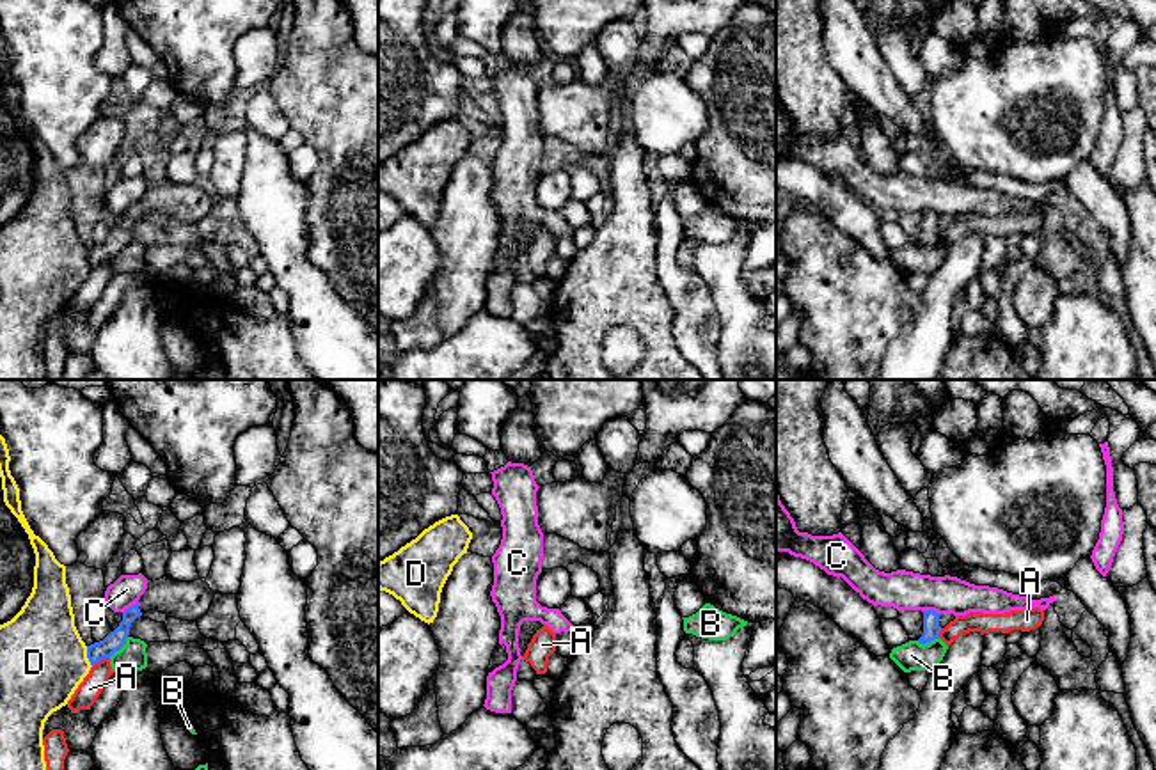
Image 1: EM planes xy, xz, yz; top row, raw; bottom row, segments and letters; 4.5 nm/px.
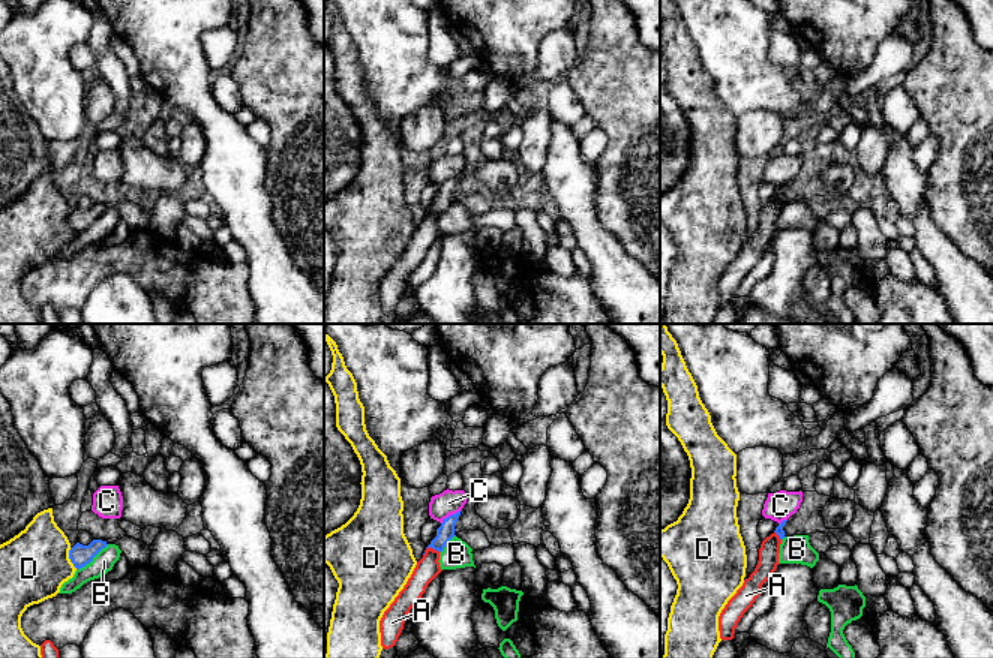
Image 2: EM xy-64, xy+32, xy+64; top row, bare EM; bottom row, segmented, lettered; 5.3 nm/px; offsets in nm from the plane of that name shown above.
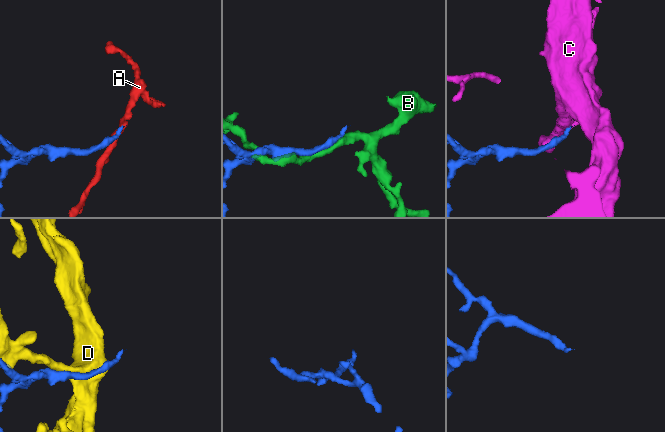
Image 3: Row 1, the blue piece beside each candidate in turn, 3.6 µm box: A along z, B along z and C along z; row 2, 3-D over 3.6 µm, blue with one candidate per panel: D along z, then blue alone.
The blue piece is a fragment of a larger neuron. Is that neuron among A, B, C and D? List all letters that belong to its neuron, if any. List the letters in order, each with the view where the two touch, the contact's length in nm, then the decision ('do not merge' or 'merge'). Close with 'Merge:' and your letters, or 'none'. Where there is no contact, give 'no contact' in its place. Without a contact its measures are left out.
A: meets blue in xy; contact 90 nm long; do not merge
B: meets blue in xy; contact 130 nm long; do not merge
C: meets blue in yz; contact 90 nm long; do not merge
D: meets blue in xy; contact 100 nm long; do not merge
Merge: none

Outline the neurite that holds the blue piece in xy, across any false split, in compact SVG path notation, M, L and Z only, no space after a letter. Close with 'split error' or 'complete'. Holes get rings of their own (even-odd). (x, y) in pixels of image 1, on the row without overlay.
M169 179L160 183L147 183L147 192L140 202L123 215L123 224L103 243L87 248L87 261L91 268L103 261L110 261L119 254L128 241L131 225L147 213L163 215L167 220L183 224L197 224L202 220L211 206L215 195L202 183L176 185Z | split error

